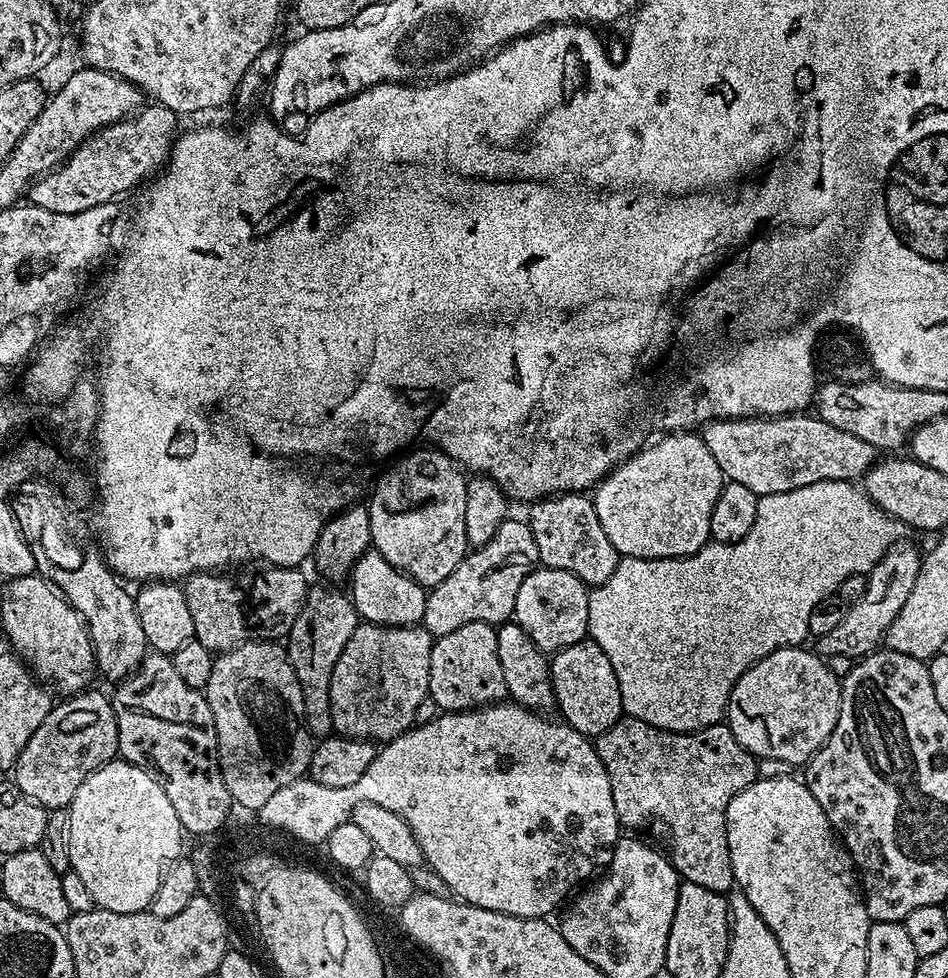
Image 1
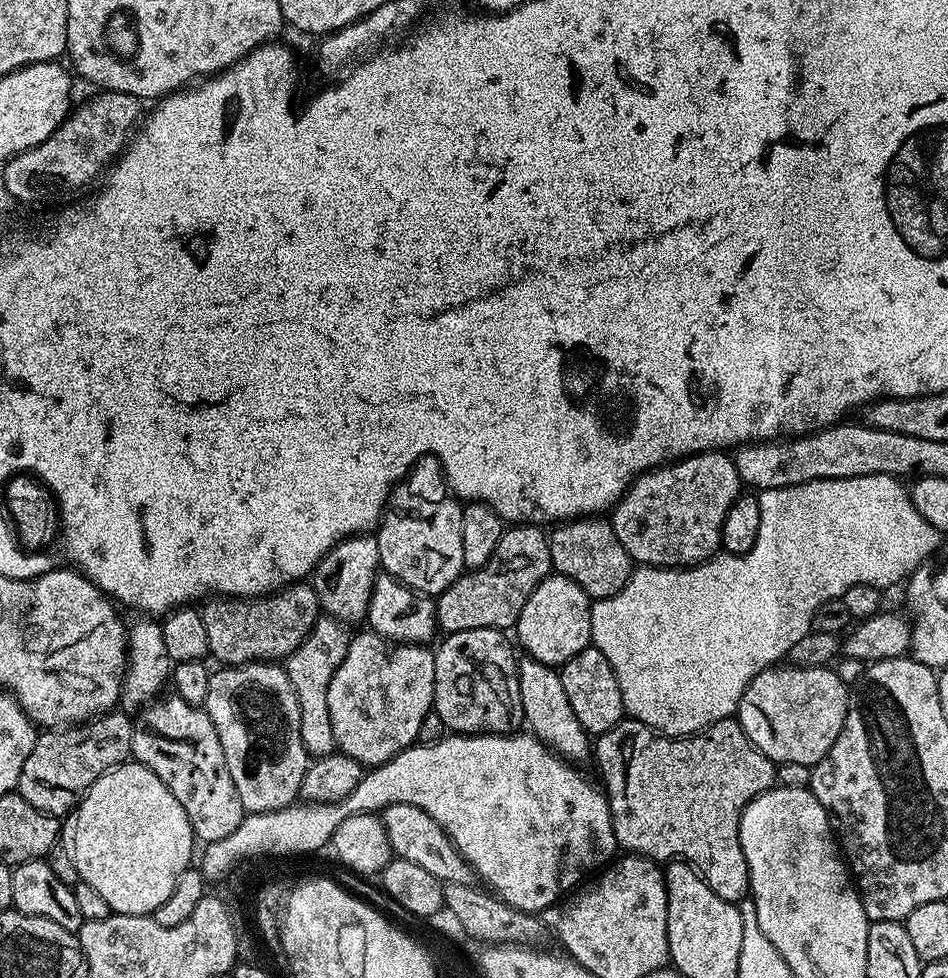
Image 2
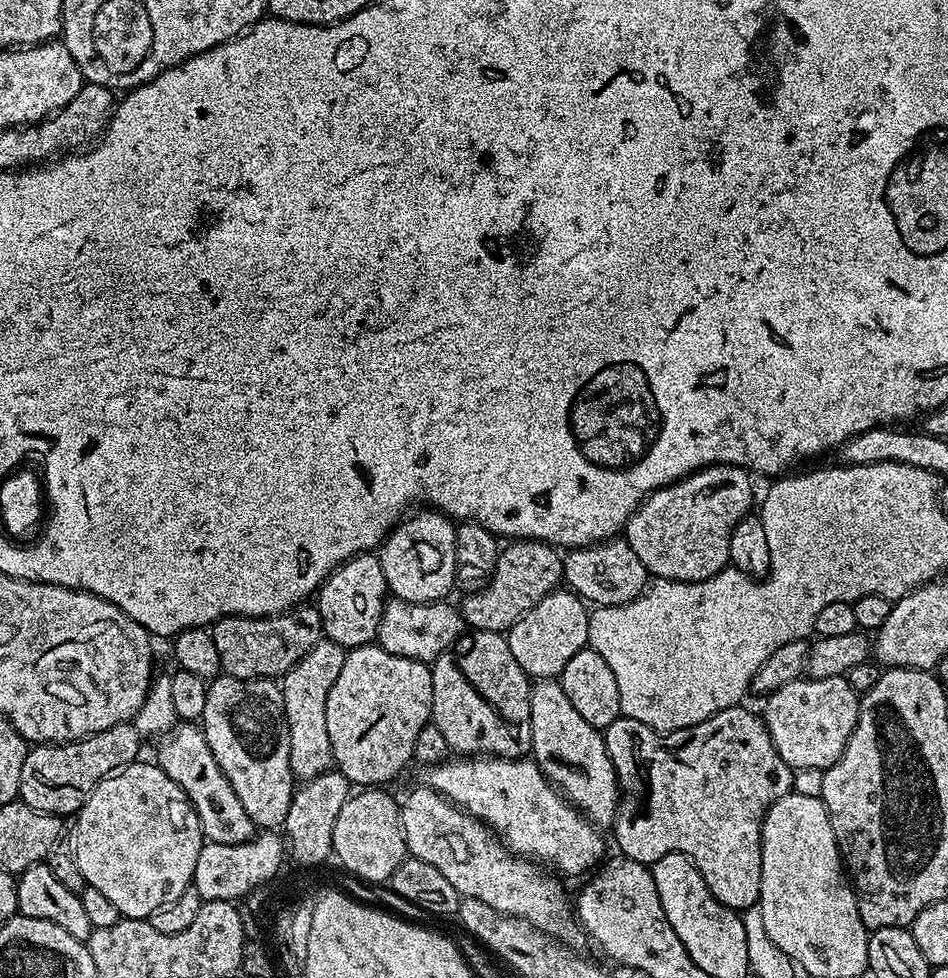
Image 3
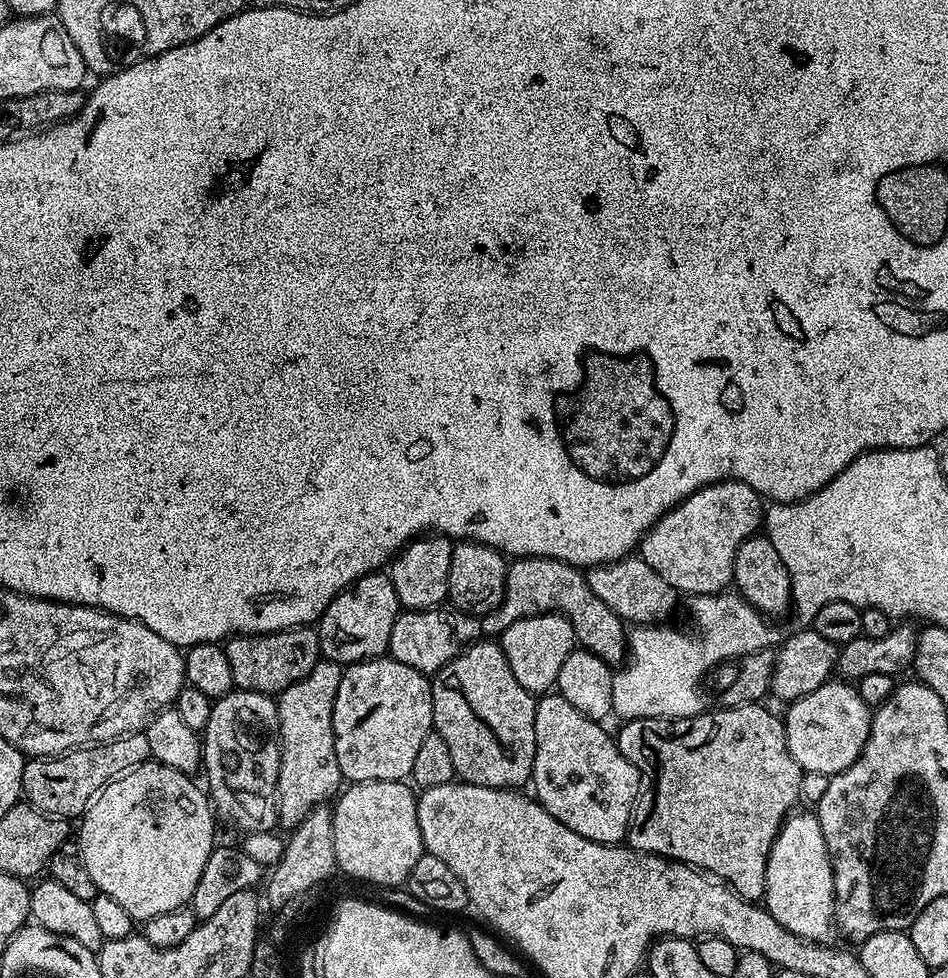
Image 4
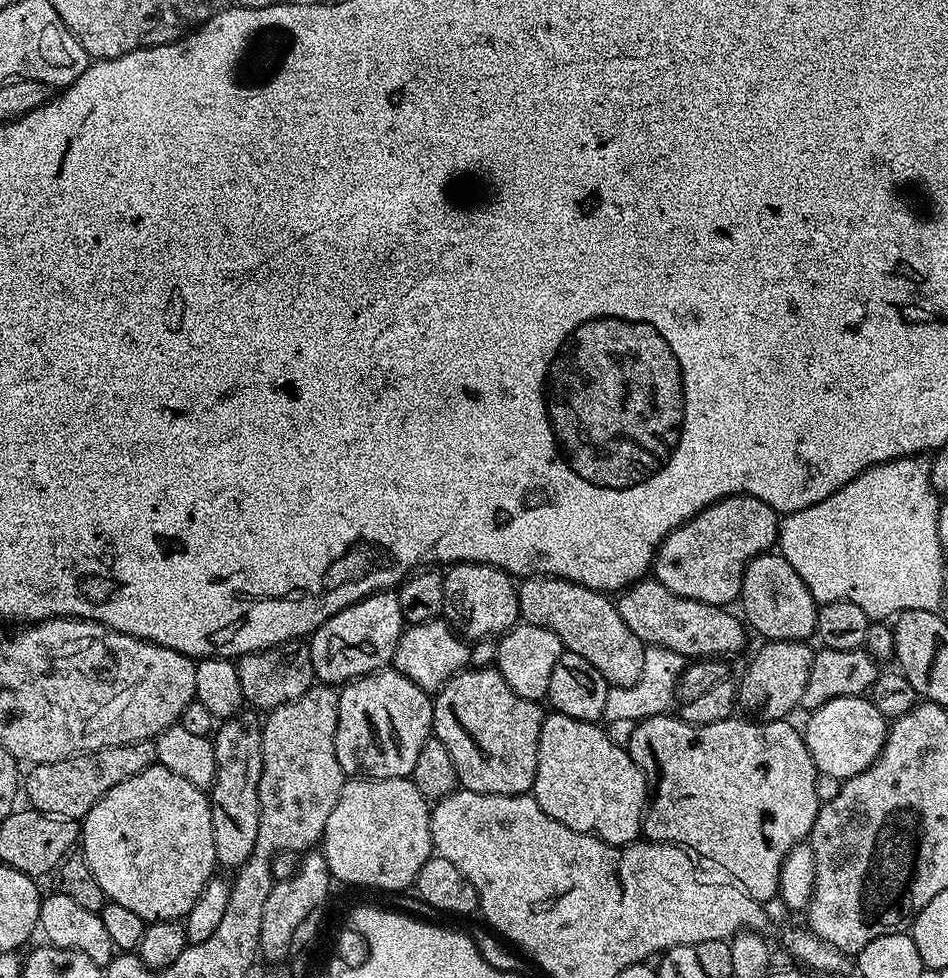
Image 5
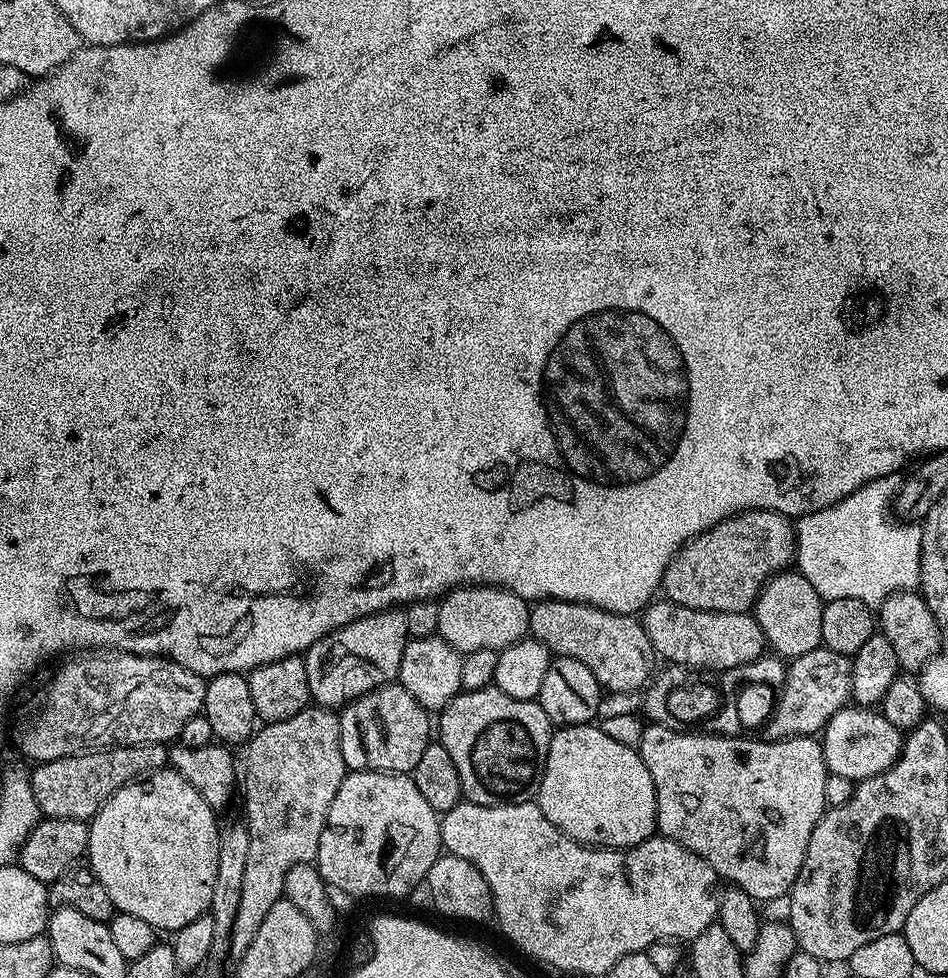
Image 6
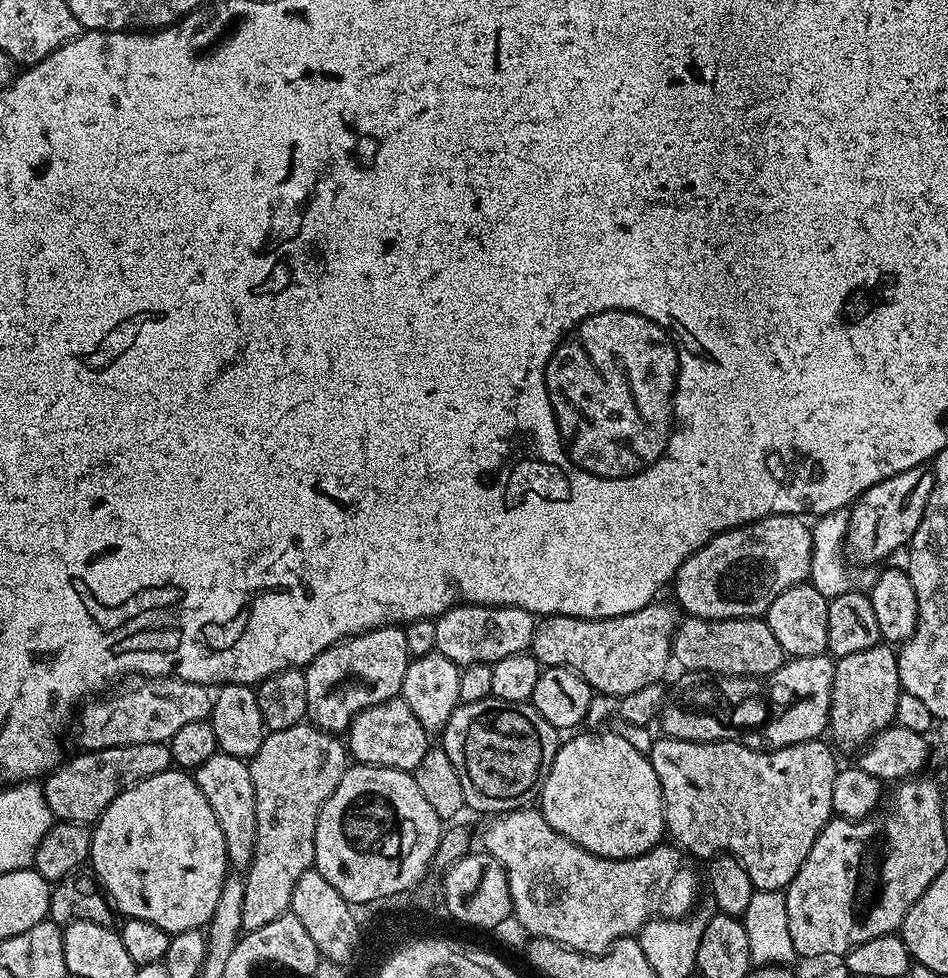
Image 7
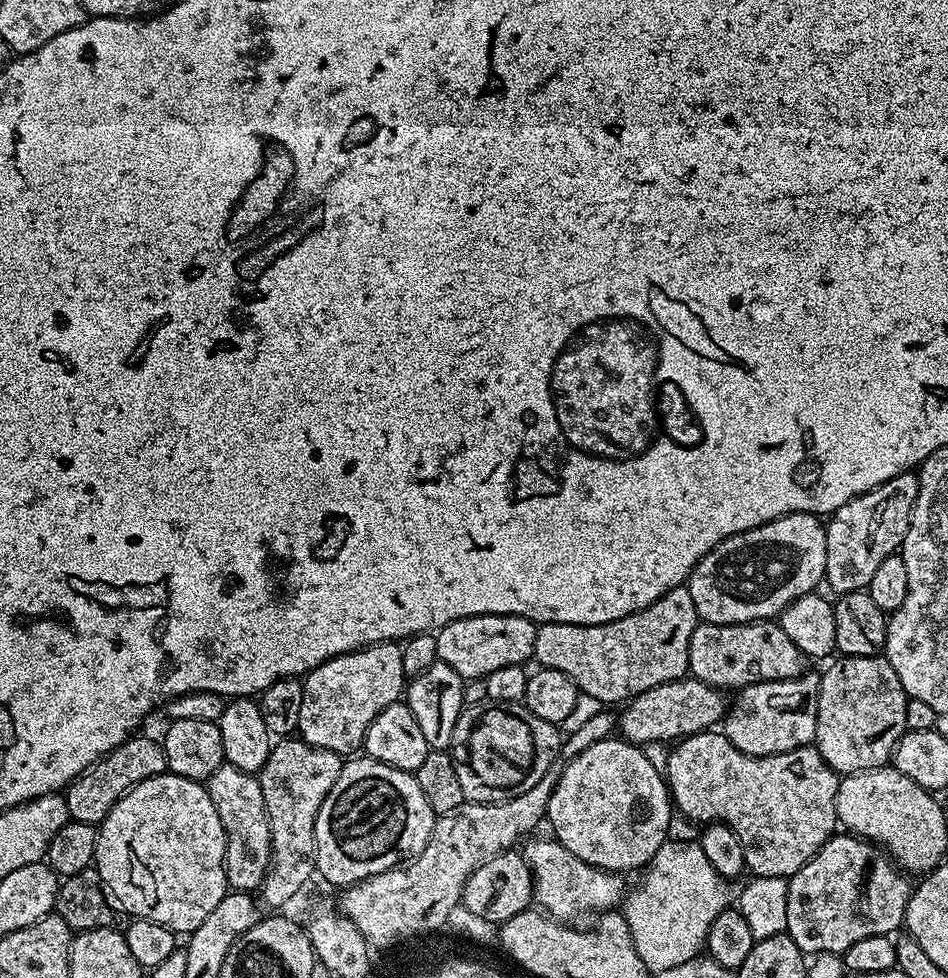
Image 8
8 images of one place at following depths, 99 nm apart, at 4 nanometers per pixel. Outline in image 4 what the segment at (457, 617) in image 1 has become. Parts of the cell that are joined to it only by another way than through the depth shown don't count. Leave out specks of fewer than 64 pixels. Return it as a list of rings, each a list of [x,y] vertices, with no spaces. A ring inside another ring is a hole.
[[[525,554],[513,559],[508,566],[504,597],[492,612],[479,617],[480,630],[485,637],[498,638],[514,622],[547,612],[559,612],[574,626],[577,645],[583,651],[593,652],[602,662],[610,666],[625,663],[628,655],[628,632],[625,621],[621,620],[594,590],[590,590],[587,575],[565,560]]]

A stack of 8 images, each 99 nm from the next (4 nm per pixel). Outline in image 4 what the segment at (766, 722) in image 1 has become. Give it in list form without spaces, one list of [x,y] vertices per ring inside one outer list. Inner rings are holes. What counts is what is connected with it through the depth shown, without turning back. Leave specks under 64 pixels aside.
[[[827,682],[818,686],[813,693],[806,694],[787,705],[788,713],[783,713],[786,746],[790,754],[803,772],[826,774],[829,778],[837,776],[842,770],[854,766],[858,754],[862,754],[862,746],[866,746],[866,738],[870,734],[873,709],[858,694],[855,686],[848,682]]]

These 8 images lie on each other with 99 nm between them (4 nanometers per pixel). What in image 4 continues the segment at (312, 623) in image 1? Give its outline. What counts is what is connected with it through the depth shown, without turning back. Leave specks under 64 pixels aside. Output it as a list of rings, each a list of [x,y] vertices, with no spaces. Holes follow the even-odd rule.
[[[321,659],[320,663],[314,666],[314,670],[310,670],[310,674],[306,674],[306,678],[294,682],[294,686],[290,686],[286,691],[279,693],[276,700],[278,726],[280,727],[280,765],[278,766],[278,786],[276,787],[276,818],[281,825],[285,824],[285,829],[297,828],[302,822],[302,818],[306,818],[306,814],[327,805],[341,791],[342,777],[338,766],[338,754],[334,754],[334,726],[332,723],[334,722],[334,694],[338,694],[338,682],[342,682],[343,673],[344,668],[341,665],[334,663],[333,660]]]

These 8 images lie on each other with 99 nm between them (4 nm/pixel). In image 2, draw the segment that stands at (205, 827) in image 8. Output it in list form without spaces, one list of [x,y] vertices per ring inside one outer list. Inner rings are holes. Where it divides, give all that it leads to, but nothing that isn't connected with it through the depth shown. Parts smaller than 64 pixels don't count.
[[[125,762],[119,768],[102,774],[102,778],[92,783],[71,815],[63,821],[62,828],[66,840],[68,836],[66,847],[80,880],[94,886],[94,890],[106,898],[109,909],[121,916],[153,915],[158,906],[170,898],[174,882],[178,882],[178,874],[193,863],[194,837],[190,818],[186,818],[186,810],[182,810],[182,802],[170,794],[162,778],[158,778],[158,774],[150,771],[145,764]]]

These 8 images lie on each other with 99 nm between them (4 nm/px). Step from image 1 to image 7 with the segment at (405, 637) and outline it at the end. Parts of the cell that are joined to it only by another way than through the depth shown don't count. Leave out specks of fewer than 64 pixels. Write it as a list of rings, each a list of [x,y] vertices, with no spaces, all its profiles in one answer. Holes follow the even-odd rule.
[[[402,698],[387,700],[359,712],[346,733],[346,747],[351,759],[358,764],[373,764],[399,772],[415,773],[422,754],[430,747],[430,733],[414,718],[414,710]]]

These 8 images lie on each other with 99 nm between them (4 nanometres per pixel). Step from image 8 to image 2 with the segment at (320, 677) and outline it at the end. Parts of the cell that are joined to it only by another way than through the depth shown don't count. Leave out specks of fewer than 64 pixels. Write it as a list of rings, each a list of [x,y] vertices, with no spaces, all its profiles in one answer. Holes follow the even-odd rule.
[[[361,534],[341,538],[330,551],[316,563],[310,583],[318,594],[321,609],[333,620],[353,626],[365,619],[370,606],[370,594],[380,568],[380,555],[375,535]]]

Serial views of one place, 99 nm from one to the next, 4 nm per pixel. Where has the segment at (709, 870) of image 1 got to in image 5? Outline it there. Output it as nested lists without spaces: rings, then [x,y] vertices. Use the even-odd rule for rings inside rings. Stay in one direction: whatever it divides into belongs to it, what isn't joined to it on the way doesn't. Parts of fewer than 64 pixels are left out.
[[[665,714],[641,720],[633,727],[636,729],[626,739],[628,753],[645,776],[654,781],[642,832],[649,841],[679,844],[697,857],[705,856],[709,865],[733,876],[750,898],[775,901],[786,854],[790,854],[795,844],[803,844],[811,837],[816,815],[820,812],[822,801],[816,789],[818,773],[801,729],[787,719],[764,720],[760,724],[736,719],[690,725],[675,715]]]

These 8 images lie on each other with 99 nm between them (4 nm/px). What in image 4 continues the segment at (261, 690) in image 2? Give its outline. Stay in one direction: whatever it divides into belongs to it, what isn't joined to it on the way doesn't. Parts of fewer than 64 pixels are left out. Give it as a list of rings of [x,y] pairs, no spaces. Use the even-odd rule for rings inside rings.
[[[233,690],[219,697],[213,703],[210,710],[210,722],[206,722],[202,733],[202,773],[208,779],[206,791],[211,799],[212,806],[217,817],[229,820],[236,828],[241,828],[241,833],[249,832],[270,832],[277,827],[276,818],[276,787],[278,786],[278,766],[280,765],[280,727],[278,726],[278,710],[276,700],[273,697],[262,694],[261,692],[242,692]]]

